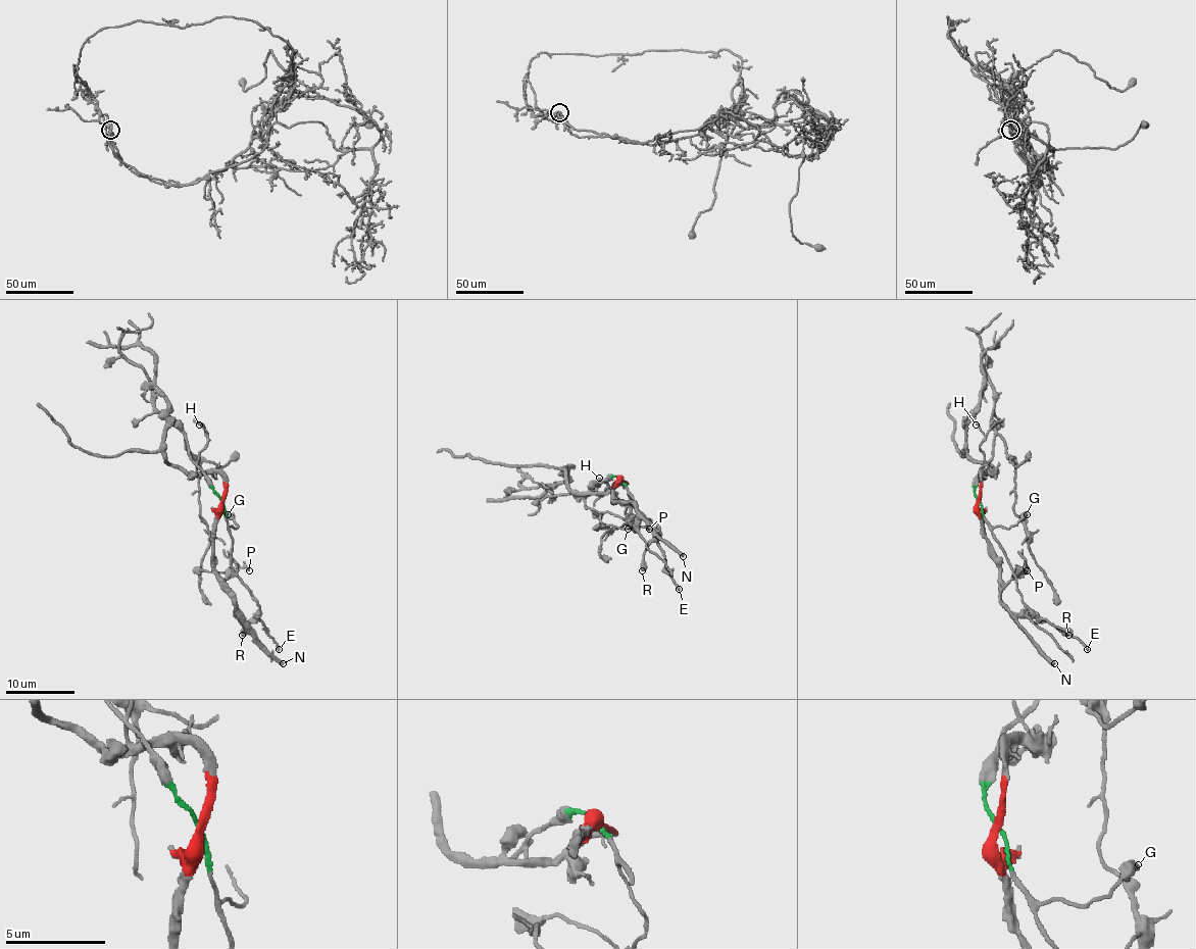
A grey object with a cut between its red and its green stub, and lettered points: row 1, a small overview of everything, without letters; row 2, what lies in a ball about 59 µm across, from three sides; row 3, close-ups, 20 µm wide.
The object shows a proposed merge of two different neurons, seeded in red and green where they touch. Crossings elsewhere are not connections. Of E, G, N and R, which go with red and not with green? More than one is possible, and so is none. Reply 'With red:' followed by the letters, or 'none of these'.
With red: N

